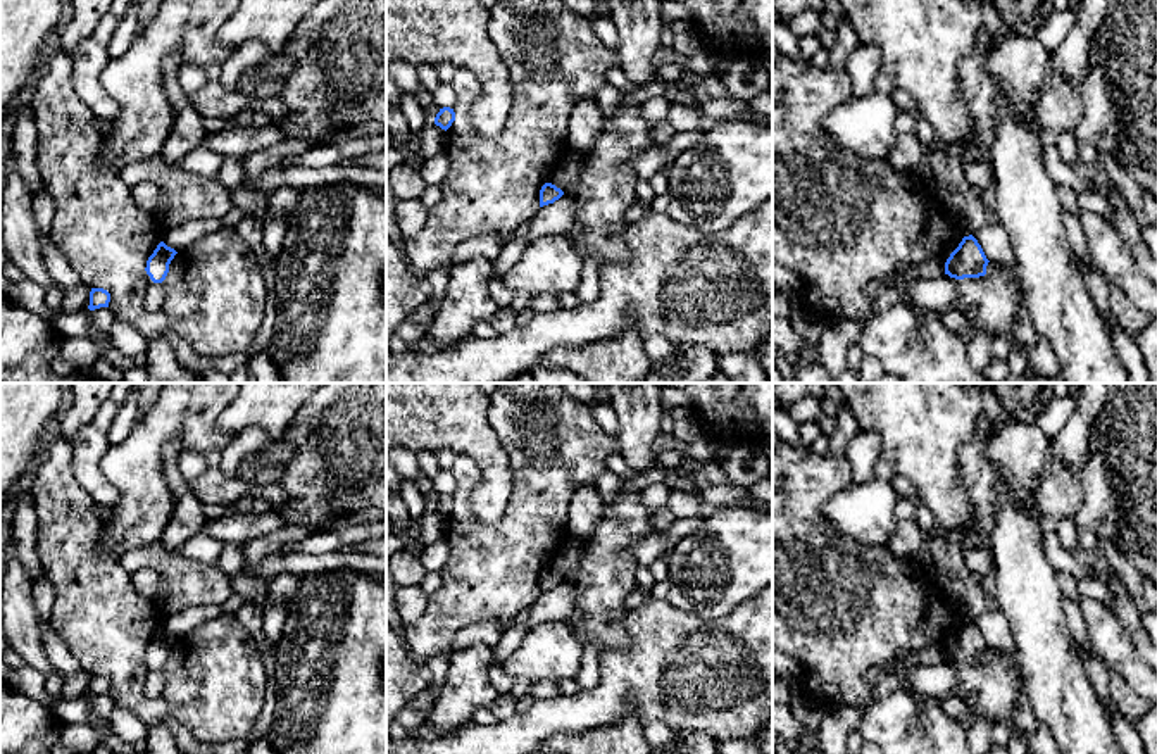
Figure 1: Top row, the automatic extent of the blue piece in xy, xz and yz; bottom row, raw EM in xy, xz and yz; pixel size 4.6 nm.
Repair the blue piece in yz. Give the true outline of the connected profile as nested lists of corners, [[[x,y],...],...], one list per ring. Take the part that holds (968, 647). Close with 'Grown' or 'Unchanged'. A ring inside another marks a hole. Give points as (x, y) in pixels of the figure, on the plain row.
[[[969,621],[962,625],[959,633],[947,645],[945,661],[955,666],[979,664],[986,661],[988,649],[978,626]]]. Unchanged

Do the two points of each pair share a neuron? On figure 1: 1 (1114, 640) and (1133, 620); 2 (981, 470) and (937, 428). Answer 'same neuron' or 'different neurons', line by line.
1: different neurons
2: different neurons

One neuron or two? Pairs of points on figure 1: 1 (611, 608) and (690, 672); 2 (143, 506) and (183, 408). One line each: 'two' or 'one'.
1: two
2: one

